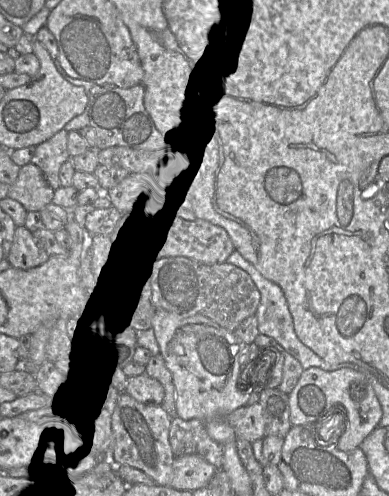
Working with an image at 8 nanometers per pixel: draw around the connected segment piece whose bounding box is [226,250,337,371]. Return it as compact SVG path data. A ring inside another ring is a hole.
M236 250L231 253L226 262L245 271L260 292L260 303L255 314L258 319L258 331L260 334L272 337L281 348L301 363L303 369L309 369L312 367L318 367L326 371L337 369L337 367L324 361L300 341L294 330L293 318L289 310L288 302L279 285L263 277L260 272Z

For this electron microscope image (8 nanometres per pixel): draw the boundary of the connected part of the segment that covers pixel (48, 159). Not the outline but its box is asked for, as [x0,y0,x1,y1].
[31,130,70,190]

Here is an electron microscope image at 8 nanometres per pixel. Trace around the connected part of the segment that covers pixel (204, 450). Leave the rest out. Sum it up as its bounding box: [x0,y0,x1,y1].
[169,418,223,470]

